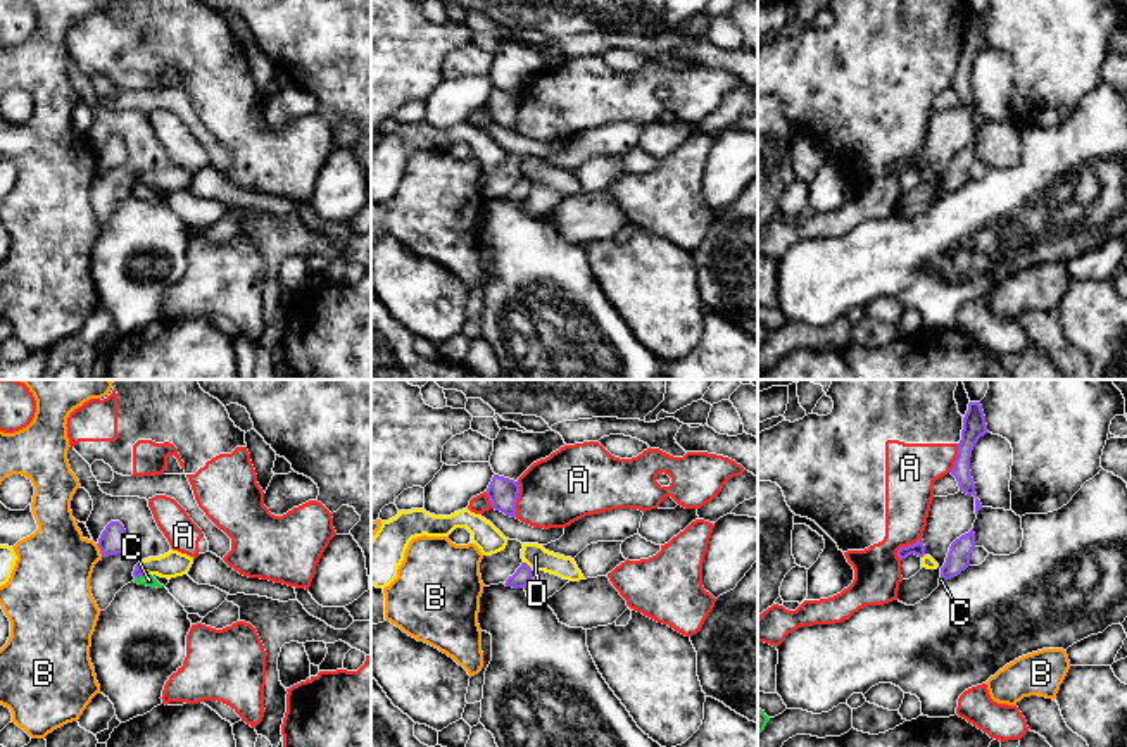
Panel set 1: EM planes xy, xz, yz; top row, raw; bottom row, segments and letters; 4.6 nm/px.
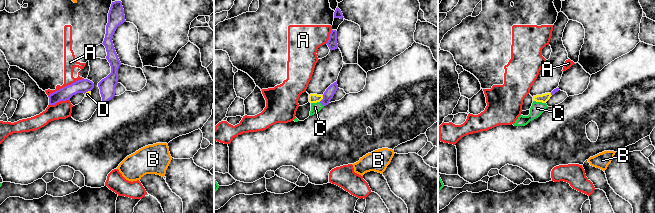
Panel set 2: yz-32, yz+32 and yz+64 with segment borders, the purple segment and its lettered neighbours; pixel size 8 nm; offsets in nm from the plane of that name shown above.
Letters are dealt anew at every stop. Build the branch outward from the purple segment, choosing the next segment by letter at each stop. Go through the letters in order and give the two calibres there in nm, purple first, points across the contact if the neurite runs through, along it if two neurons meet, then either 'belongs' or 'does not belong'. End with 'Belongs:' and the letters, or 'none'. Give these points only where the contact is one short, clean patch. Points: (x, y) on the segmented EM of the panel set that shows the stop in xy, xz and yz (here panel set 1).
A: 140/320 nm | does not belong
B: 130/360 nm | along xy (95, 544), (102, 556) | does not belong
C: 50/60 nm | across xy (138, 571), (140, 575), (149, 580) | belongs
D: 80/110 nm | along xz (523, 561), (532, 570) | does not belong
Belongs: C

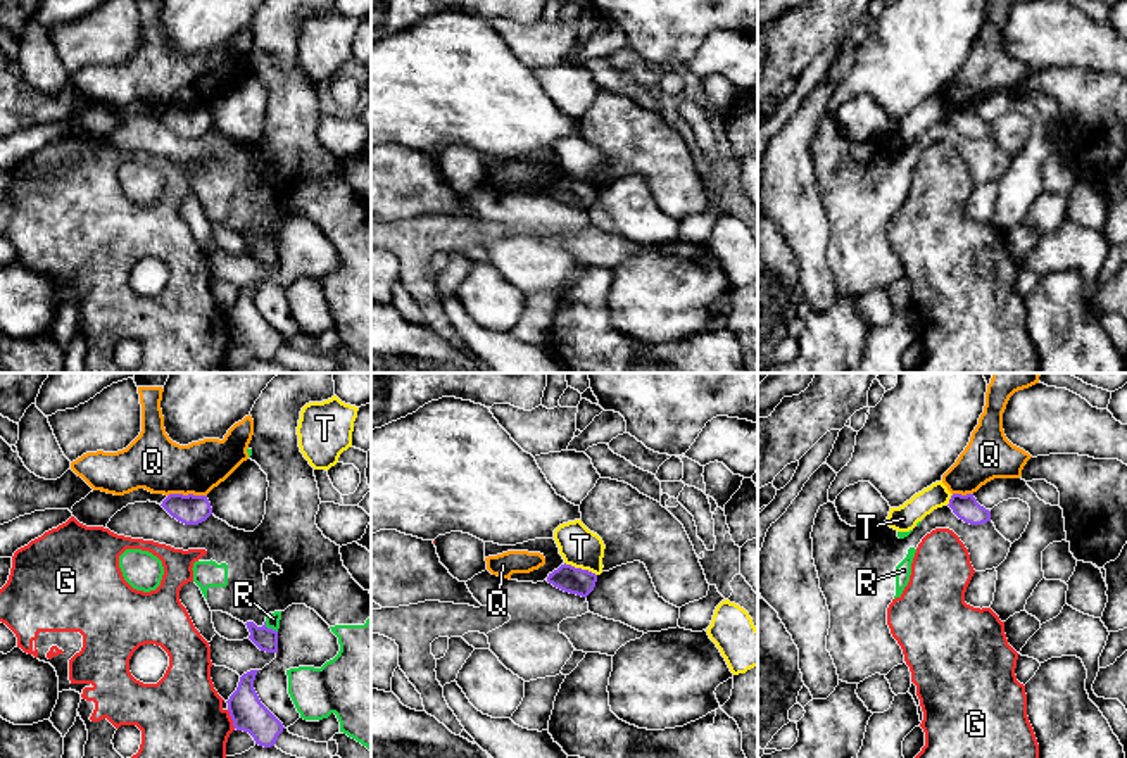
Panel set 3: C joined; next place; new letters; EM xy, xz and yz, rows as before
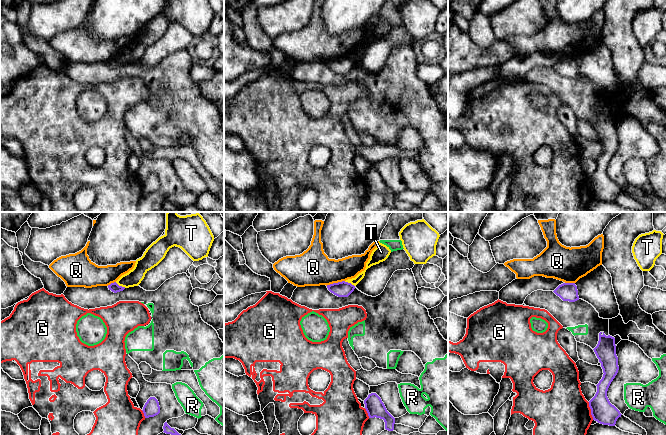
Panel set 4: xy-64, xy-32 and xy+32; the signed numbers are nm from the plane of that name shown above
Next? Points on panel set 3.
G: 160/380 nm | along xy (226, 710), (235, 727) | does not belong
Q: 140/260 nm | along xy (206, 494), (168, 496) | does not belong
R: 110/60 nm | does not belong
T: 130/190 nm | along xz (565, 562), (587, 568), (596, 575) | does not belong
Belongs: none

